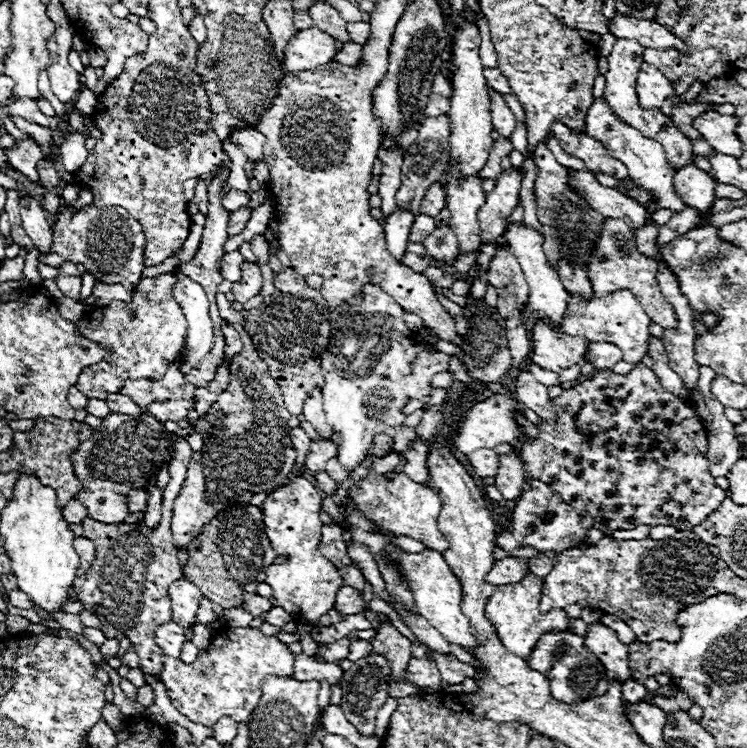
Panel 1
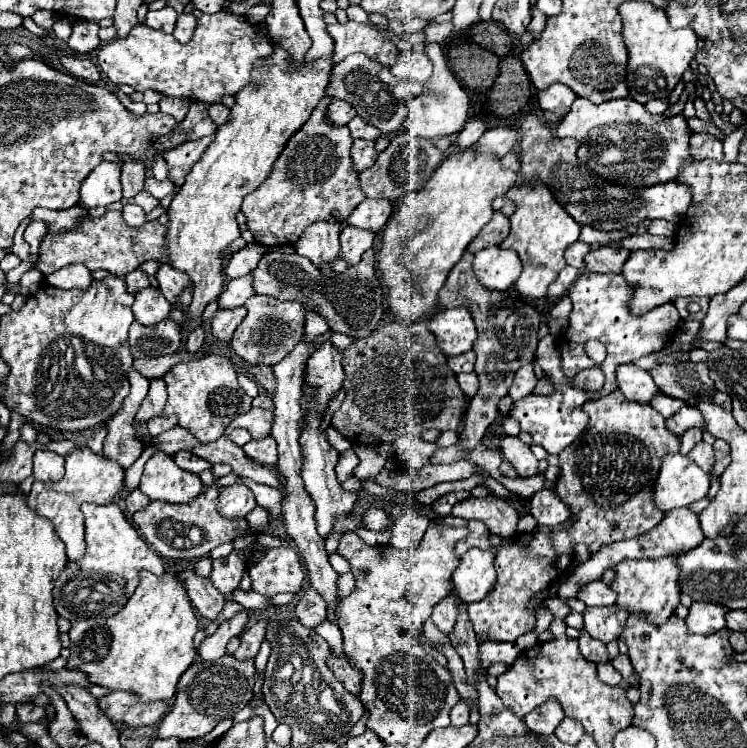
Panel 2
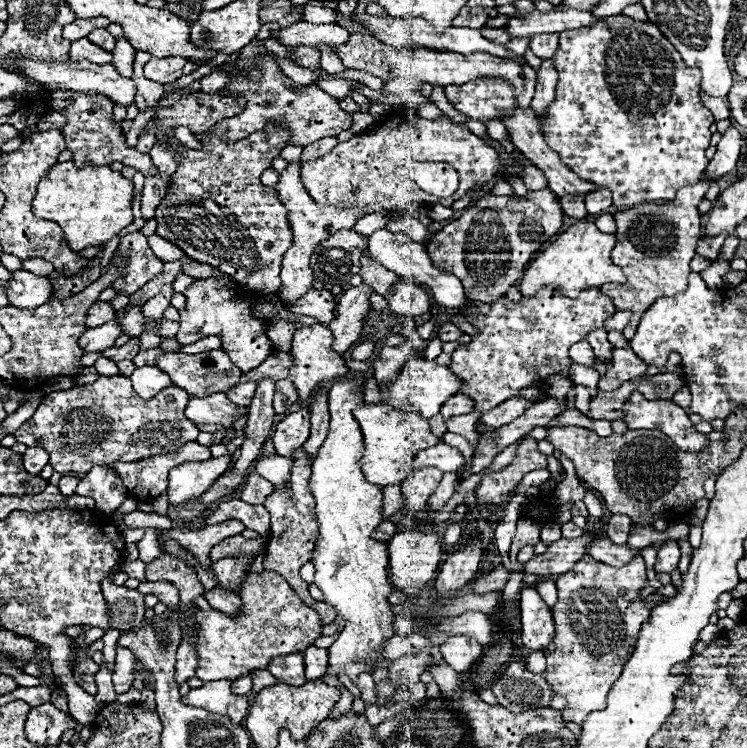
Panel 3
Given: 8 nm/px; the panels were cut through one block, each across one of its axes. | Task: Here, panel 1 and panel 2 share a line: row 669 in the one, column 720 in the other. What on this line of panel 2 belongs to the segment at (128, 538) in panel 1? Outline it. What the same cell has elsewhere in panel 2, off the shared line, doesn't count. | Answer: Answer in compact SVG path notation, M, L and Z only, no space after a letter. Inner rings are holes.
M692 134L692 152L696 152L696 160L722 160L724 152L722 152L722 142L710 134Z

